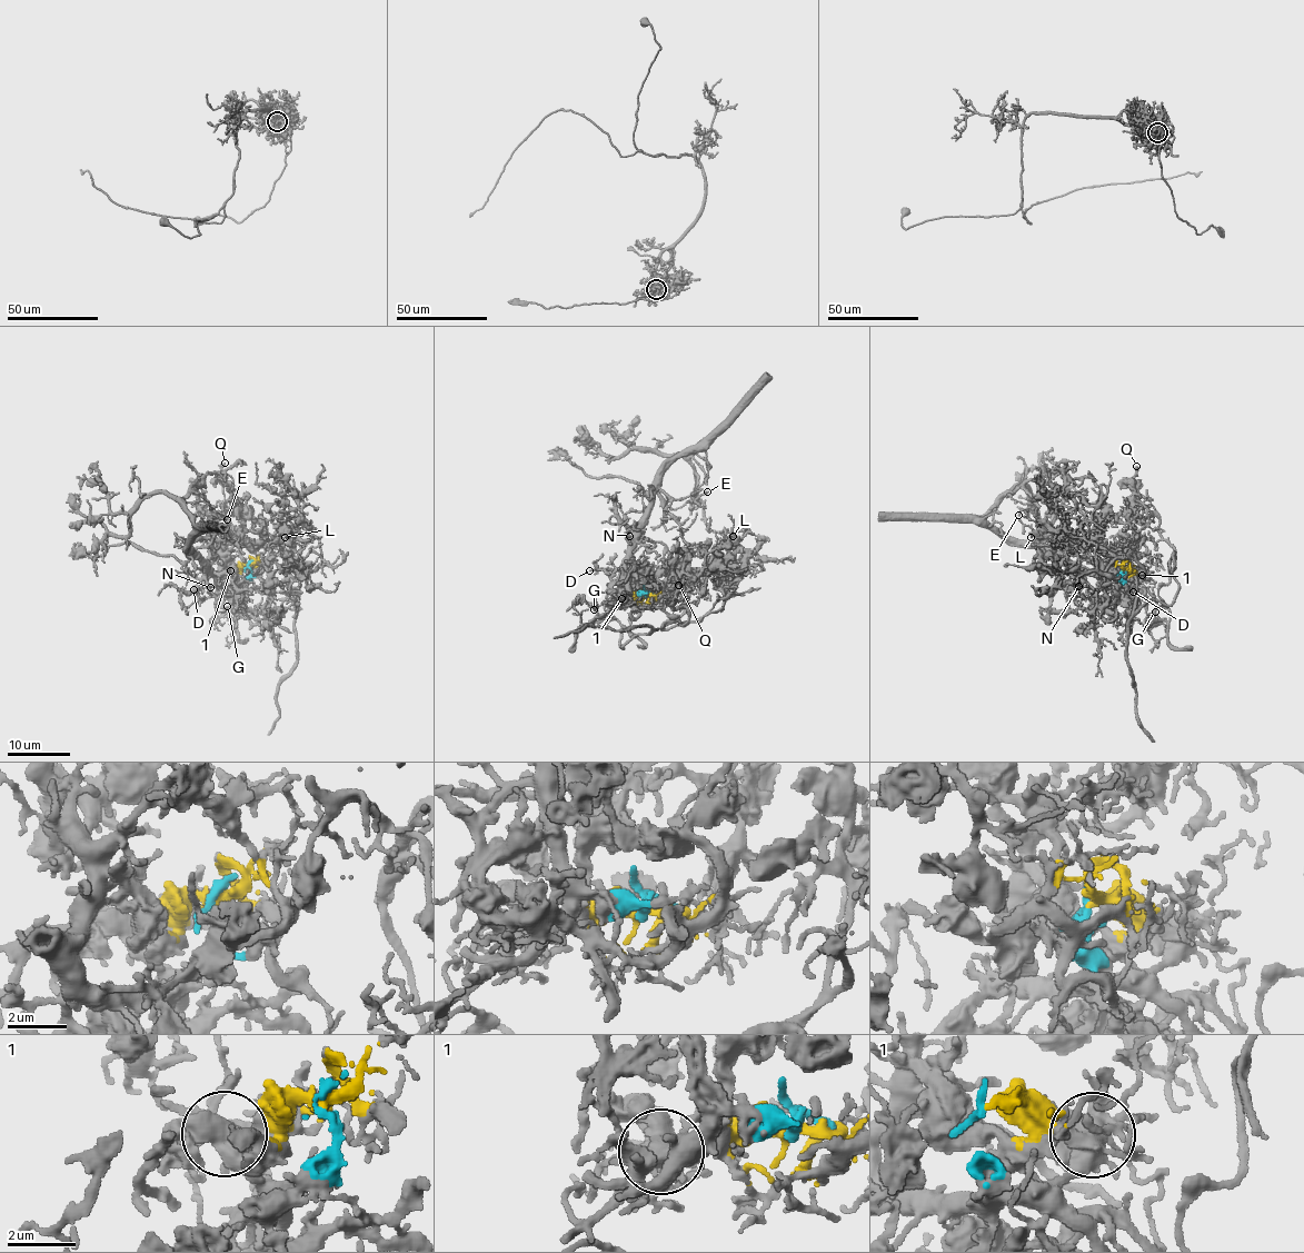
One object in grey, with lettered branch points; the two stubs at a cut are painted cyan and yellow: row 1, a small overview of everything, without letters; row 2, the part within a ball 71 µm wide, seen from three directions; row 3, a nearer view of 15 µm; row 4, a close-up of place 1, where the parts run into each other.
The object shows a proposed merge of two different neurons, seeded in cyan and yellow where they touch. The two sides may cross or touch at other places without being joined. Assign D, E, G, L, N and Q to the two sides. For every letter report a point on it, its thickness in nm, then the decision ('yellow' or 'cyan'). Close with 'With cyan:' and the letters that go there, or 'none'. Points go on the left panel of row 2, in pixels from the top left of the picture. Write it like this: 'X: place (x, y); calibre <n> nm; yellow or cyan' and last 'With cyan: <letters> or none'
D: place (193, 589); calibre 180 nm; cyan
E: place (227, 519); calibre 110 nm; cyan
G: place (227, 606); calibre 140 nm; yellow
L: place (285, 537); calibre 240 nm; yellow
N: place (210, 587); calibre 190 nm; cyan
Q: place (225, 463); calibre 280 nm; yellow
With cyan: D, E, N

